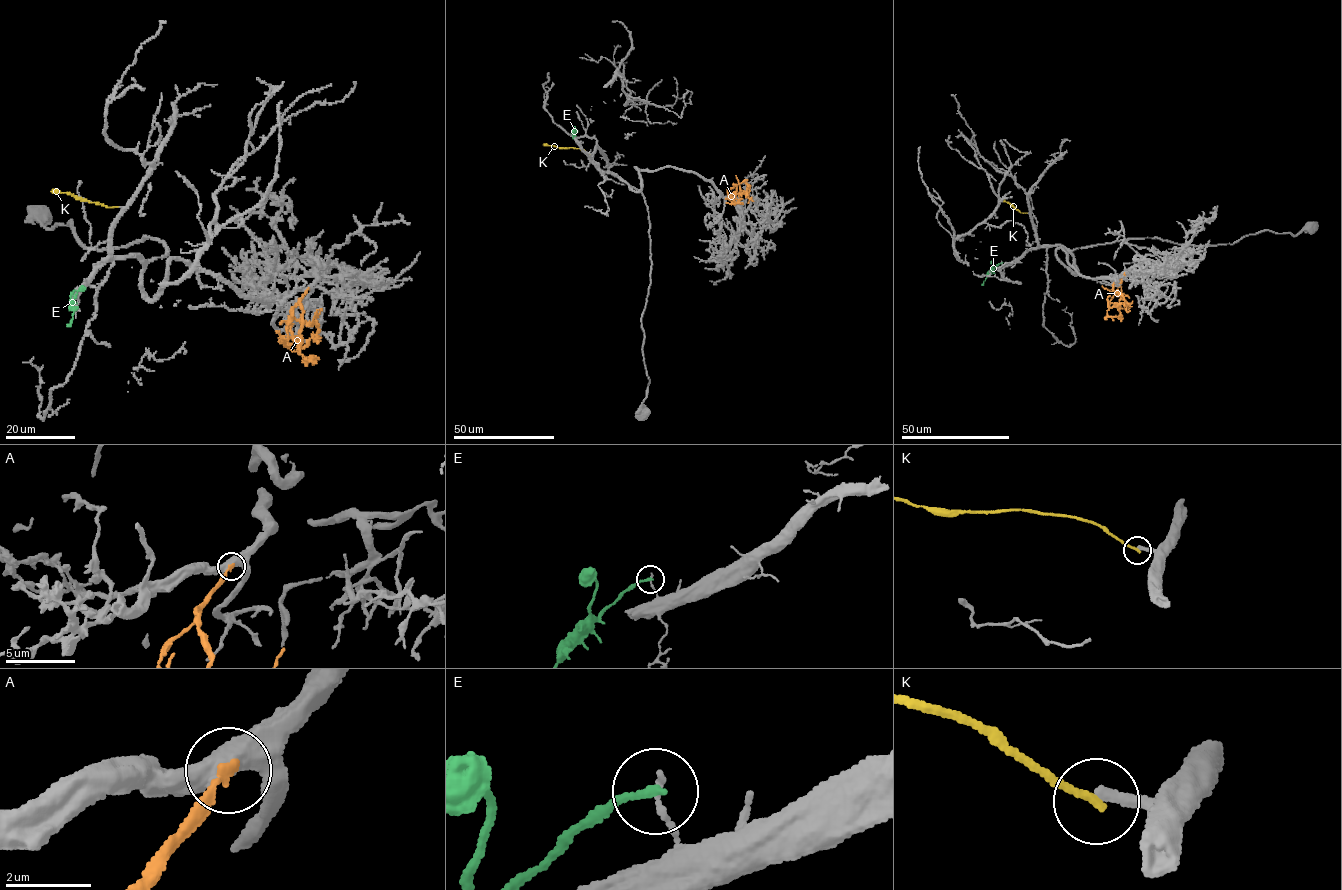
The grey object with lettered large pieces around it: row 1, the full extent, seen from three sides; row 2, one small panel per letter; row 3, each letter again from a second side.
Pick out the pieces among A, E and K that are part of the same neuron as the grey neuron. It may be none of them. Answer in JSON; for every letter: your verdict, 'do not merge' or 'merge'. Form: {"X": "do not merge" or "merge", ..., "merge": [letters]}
{"A": "do not merge", "E": "do not merge", "K": "do not merge", "merge": []}

